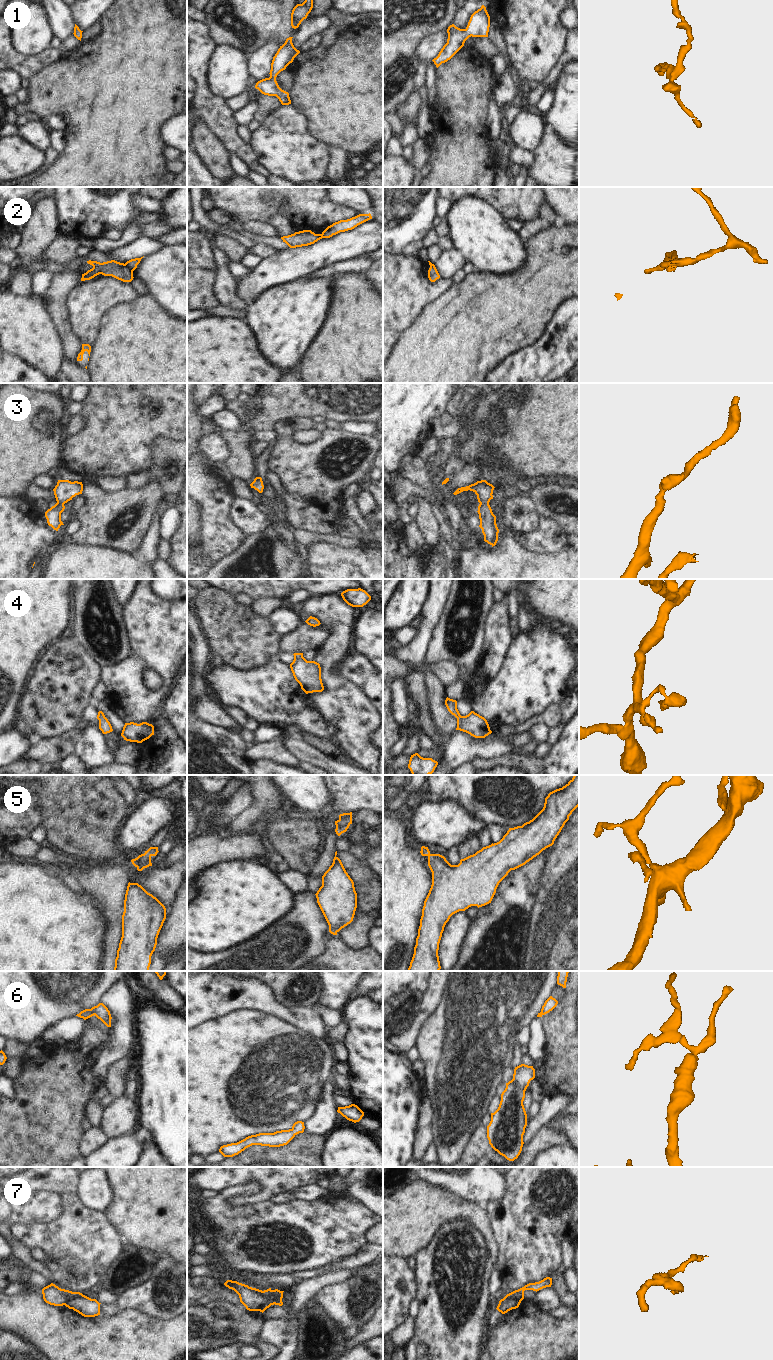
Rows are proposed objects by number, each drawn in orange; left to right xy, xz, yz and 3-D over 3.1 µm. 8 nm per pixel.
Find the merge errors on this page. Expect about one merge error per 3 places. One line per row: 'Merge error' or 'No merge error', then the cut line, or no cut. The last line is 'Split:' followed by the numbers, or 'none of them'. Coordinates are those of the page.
1: No merge error. No split
2: Merge error. Split along xy (124, 264), (132, 271)
3: No merge error. No split
4: No merge error. No split
5: No merge error. No split
6: No merge error. No split
7: Merge error. Split along xy (81, 1293), (71, 1296), (63, 1304)
Split: 2, 7.

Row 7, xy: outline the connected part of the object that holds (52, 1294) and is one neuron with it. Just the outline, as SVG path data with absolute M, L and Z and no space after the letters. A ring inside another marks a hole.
M51 1283L42 1289L42 1294L46 1303L54 1306L63 1306L72 1296L81 1295L82 1293L61 1289Z

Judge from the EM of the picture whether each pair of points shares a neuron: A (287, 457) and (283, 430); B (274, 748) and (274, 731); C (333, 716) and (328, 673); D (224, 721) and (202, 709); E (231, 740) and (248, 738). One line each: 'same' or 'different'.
A: different
B: different
C: same
D: same
E: different

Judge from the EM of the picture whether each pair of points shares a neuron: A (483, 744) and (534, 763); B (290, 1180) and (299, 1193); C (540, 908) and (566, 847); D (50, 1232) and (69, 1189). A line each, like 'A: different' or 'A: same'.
A: different
B: different
C: same
D: same

